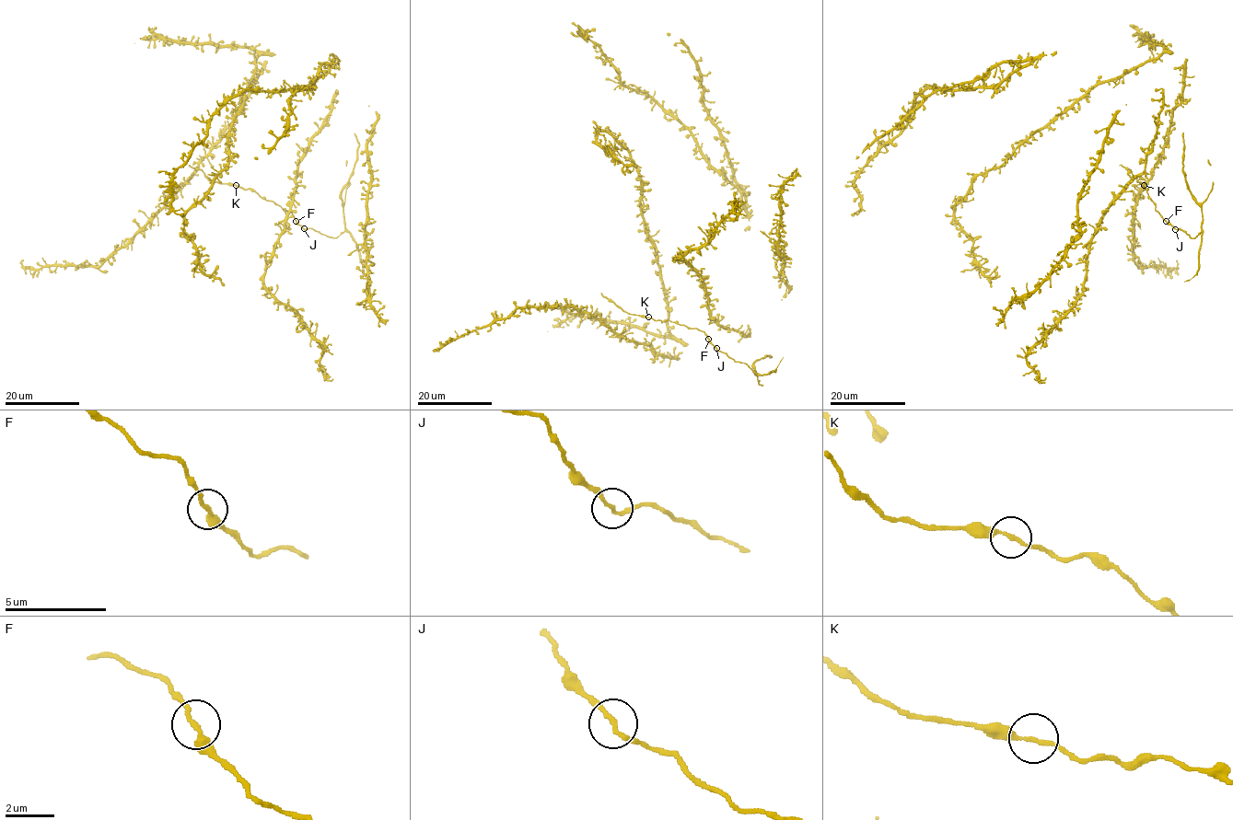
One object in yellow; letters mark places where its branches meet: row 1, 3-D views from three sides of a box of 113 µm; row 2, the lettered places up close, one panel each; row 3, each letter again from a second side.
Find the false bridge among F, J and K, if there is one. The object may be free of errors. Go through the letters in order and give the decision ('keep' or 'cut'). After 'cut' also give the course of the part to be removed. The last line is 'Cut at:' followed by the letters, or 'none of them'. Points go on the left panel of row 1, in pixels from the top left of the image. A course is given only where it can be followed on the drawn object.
F: keep
J: keep
K: keep
Cut at: none of them

